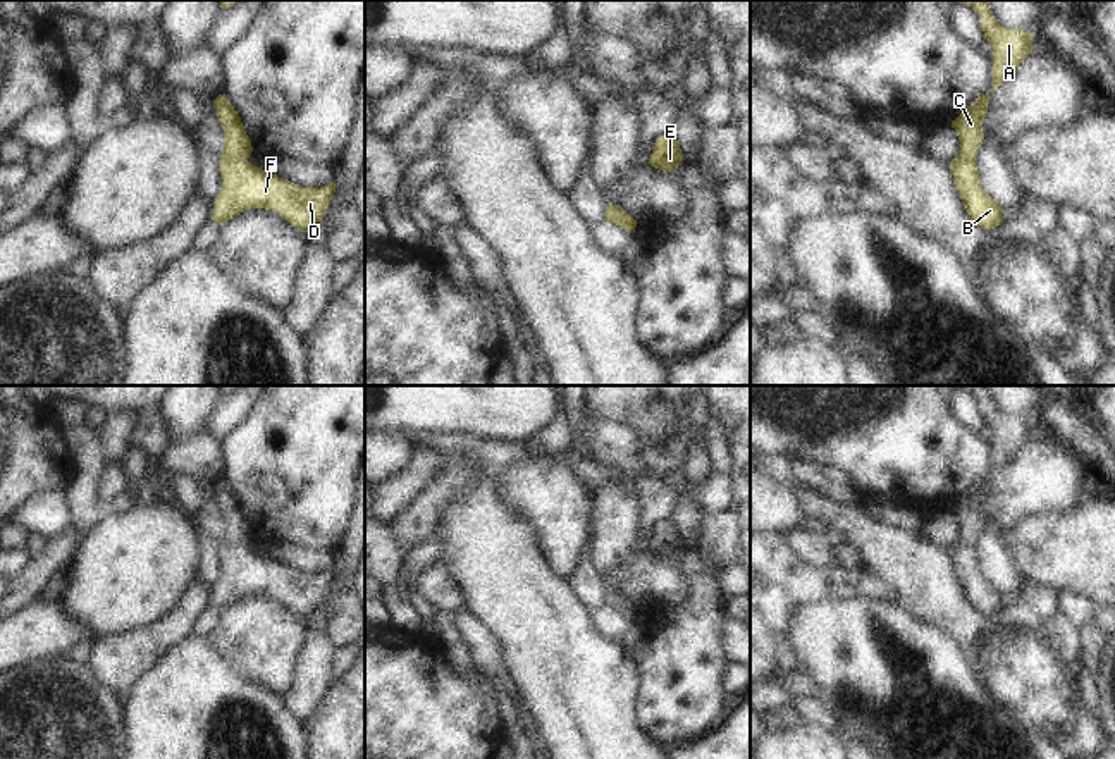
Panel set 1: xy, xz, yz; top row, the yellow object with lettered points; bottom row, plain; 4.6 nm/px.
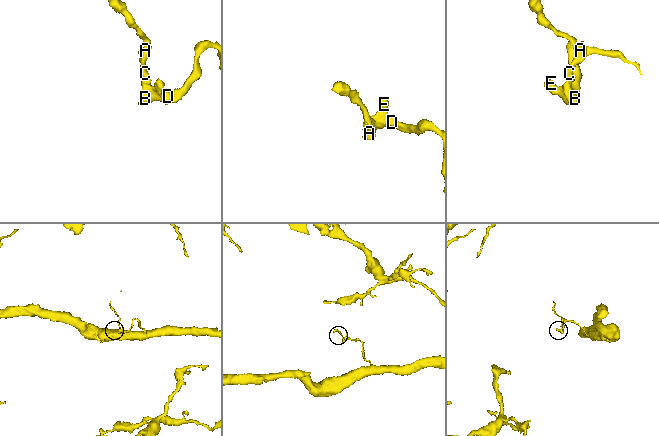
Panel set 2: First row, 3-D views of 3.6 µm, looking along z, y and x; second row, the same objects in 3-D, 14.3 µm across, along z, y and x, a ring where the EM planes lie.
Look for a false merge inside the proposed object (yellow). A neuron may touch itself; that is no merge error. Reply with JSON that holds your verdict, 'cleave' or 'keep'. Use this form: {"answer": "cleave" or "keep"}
{"answer": "keep"}

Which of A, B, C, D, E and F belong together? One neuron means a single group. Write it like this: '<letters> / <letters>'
A B C D E F

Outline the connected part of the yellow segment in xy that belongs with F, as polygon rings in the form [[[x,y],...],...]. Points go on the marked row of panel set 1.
[[[225,93],[213,100],[213,108],[224,131],[224,151],[219,160],[222,188],[213,201],[212,220],[224,225],[244,210],[265,208],[308,232],[327,213],[336,184],[301,188],[251,165],[251,139]]]

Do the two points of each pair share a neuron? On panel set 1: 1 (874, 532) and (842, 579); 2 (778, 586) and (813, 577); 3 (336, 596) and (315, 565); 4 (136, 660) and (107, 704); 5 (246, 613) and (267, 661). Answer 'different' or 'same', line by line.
1: different
2: same
3: different
4: different
5: same

